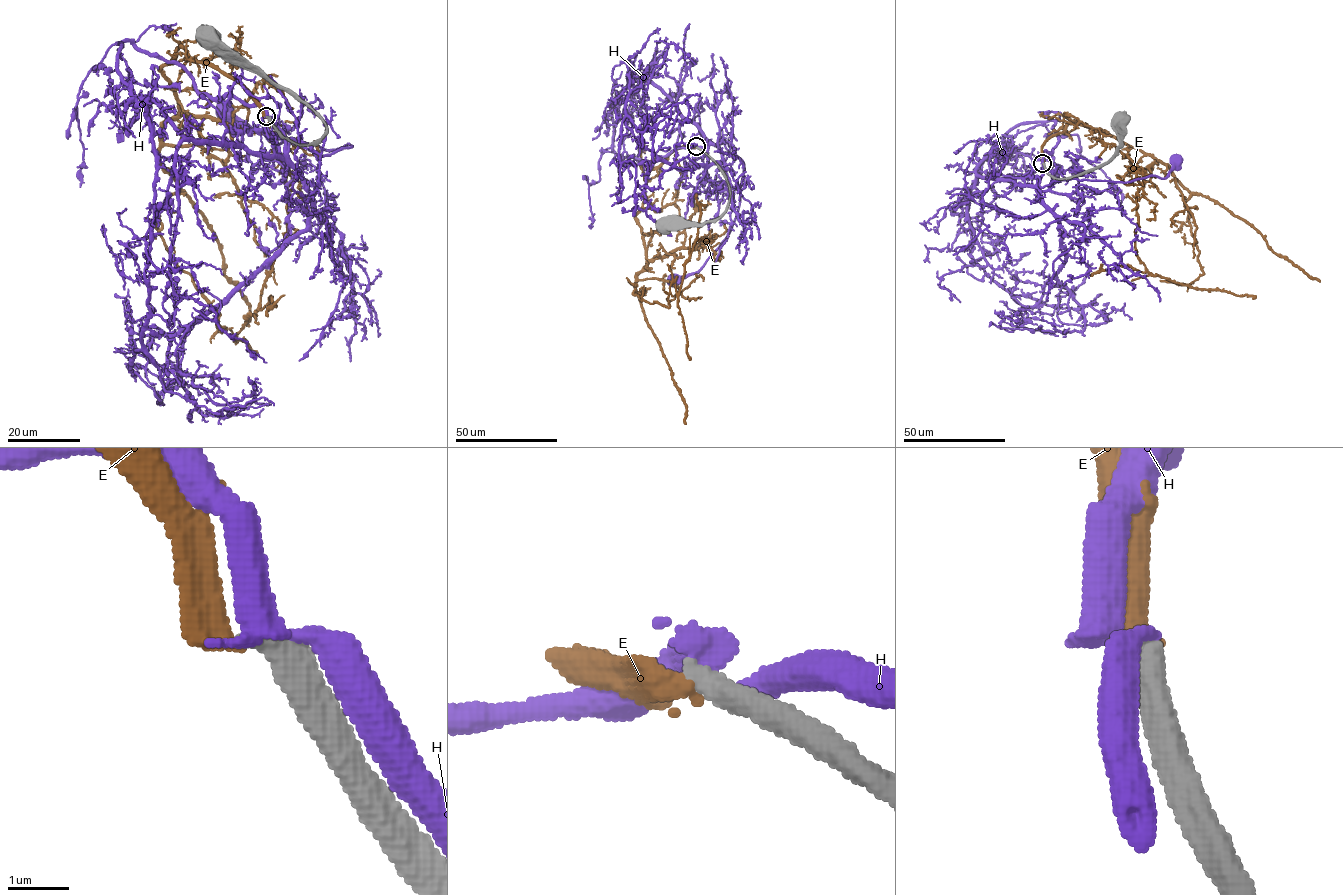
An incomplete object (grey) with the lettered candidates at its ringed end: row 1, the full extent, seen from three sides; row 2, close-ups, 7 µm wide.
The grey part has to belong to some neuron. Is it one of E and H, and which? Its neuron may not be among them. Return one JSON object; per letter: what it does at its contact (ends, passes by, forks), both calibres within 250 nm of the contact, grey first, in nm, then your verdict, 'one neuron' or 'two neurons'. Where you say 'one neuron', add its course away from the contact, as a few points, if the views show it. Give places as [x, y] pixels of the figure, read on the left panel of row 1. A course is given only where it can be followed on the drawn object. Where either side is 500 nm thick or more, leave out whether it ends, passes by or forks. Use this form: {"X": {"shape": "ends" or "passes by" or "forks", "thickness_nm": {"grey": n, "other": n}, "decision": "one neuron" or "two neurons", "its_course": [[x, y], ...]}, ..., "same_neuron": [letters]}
{"E": {"shape": "ends", "thickness_nm": {"grey": 420, "other": 460}, "decision": "two neurons"}, "H": {"thickness_nm": {"grey": 550, "other": 280}, "decision": "two neurons"}, "same_neuron": []}

